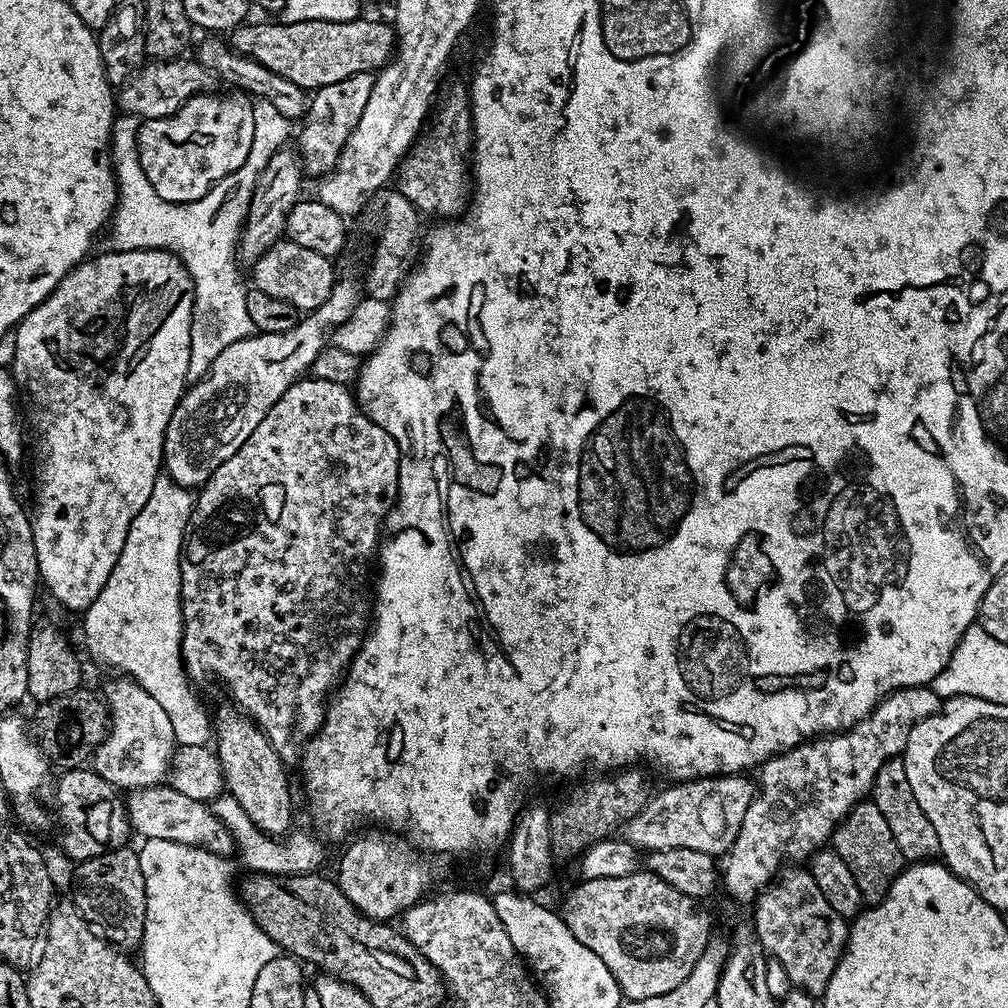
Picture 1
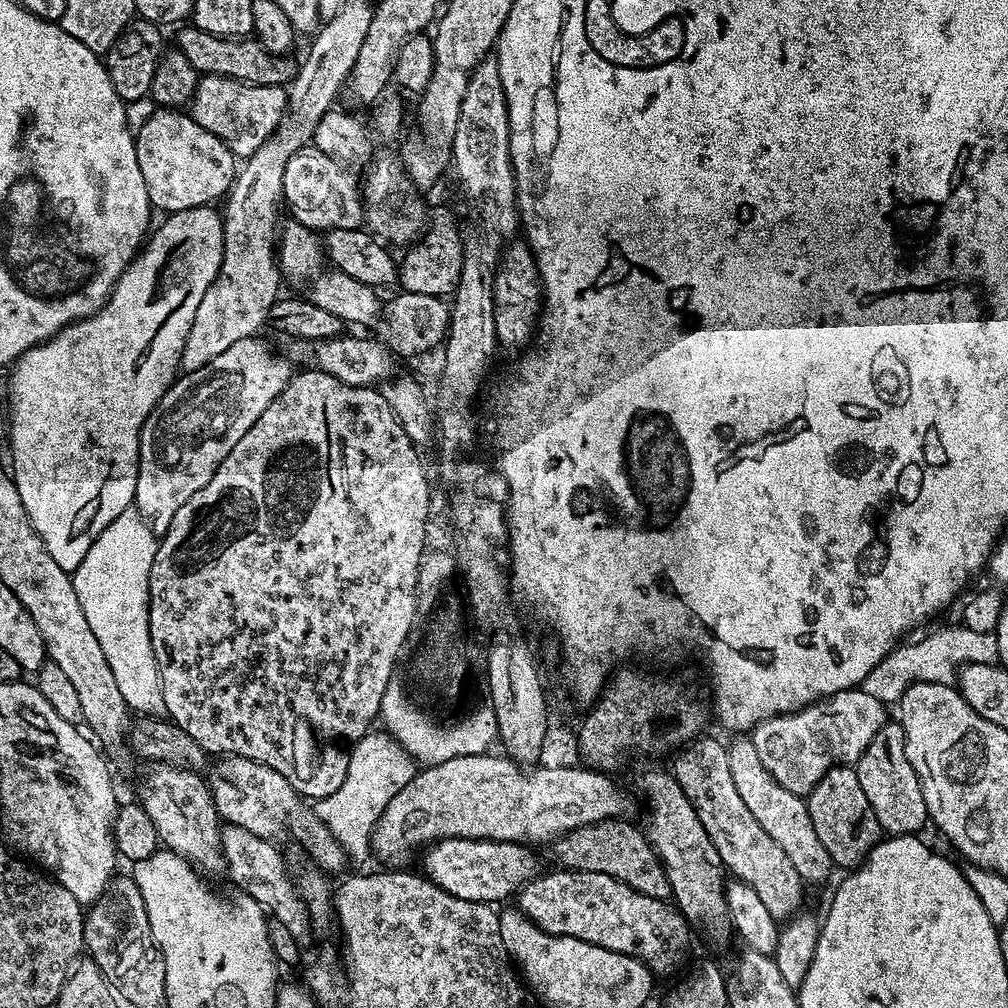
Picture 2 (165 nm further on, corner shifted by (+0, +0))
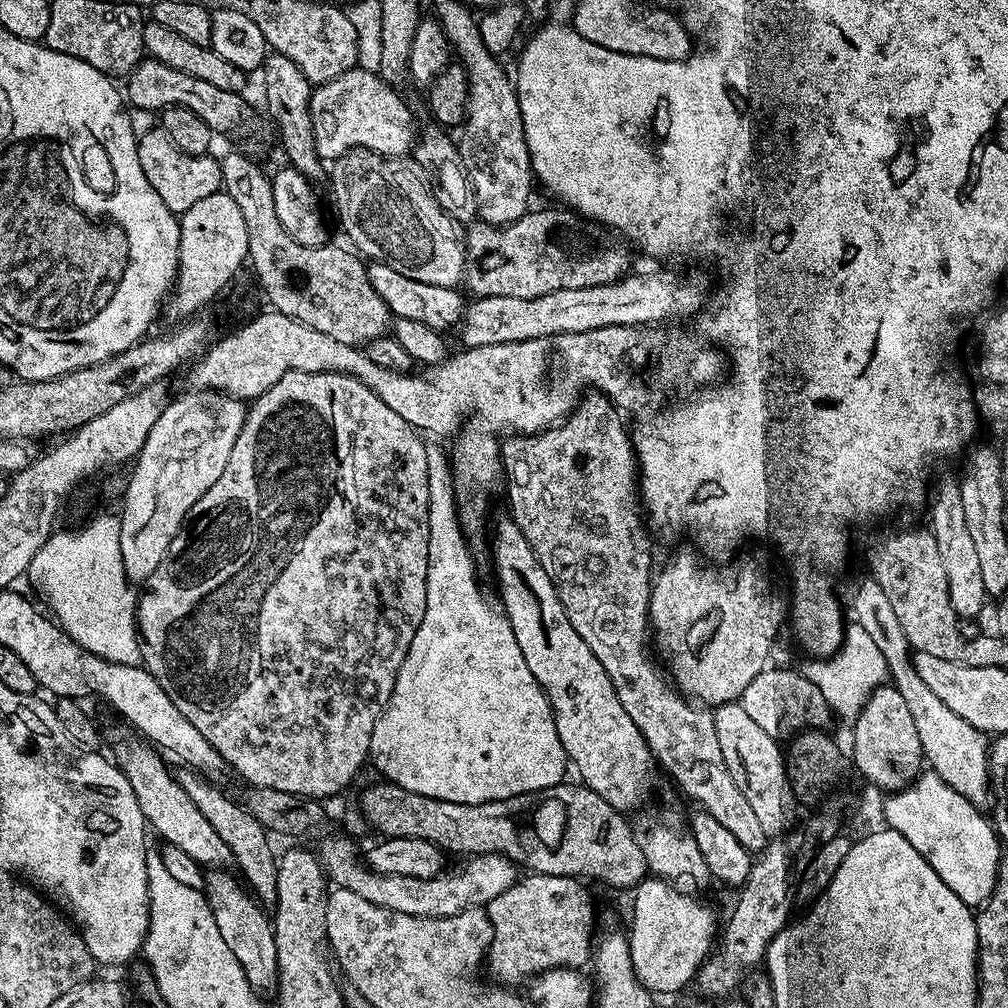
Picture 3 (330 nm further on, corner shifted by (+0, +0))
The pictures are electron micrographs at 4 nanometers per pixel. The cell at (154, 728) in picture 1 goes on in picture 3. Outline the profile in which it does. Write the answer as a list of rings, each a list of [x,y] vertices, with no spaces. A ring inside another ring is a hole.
[[[212,870],[206,876],[208,905],[214,914],[218,934],[222,934],[234,958],[238,958],[238,966],[242,966],[242,974],[246,974],[246,982],[250,982],[250,986],[261,994],[271,993],[278,978],[273,921],[269,913],[253,899],[245,885],[239,879],[231,880],[224,872],[227,871]]]

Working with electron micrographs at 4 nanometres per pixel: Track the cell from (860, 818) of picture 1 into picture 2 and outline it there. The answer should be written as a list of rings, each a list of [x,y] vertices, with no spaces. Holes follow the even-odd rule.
[[[855,767],[831,768],[818,782],[818,786],[814,786],[814,790],[808,793],[806,801],[815,833],[822,845],[826,846],[833,865],[843,870],[859,868],[874,845],[880,843],[882,833],[878,818],[858,782]]]

